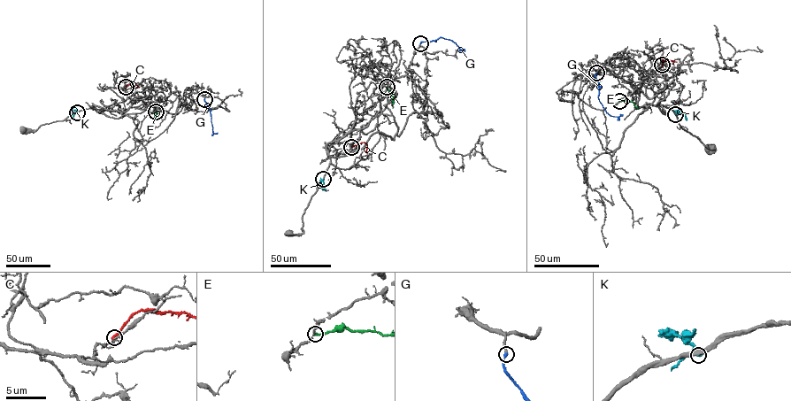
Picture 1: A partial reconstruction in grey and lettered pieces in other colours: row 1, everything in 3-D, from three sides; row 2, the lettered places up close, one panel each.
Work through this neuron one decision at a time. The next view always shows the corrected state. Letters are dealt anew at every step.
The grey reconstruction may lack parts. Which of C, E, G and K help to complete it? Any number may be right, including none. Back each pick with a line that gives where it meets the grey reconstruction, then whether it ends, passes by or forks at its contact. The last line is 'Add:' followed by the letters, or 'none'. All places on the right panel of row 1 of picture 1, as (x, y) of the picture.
G: (596, 73) | it ends
Add: G

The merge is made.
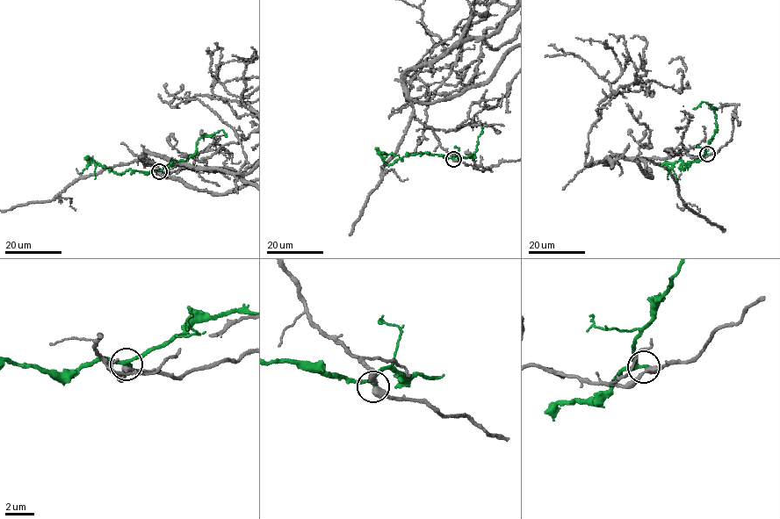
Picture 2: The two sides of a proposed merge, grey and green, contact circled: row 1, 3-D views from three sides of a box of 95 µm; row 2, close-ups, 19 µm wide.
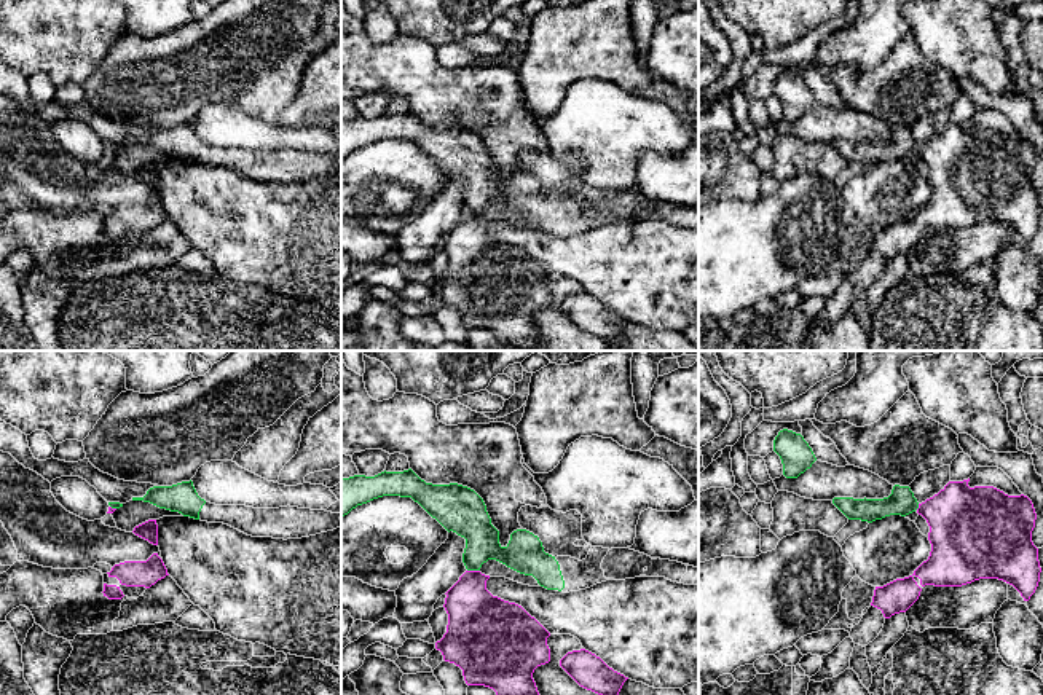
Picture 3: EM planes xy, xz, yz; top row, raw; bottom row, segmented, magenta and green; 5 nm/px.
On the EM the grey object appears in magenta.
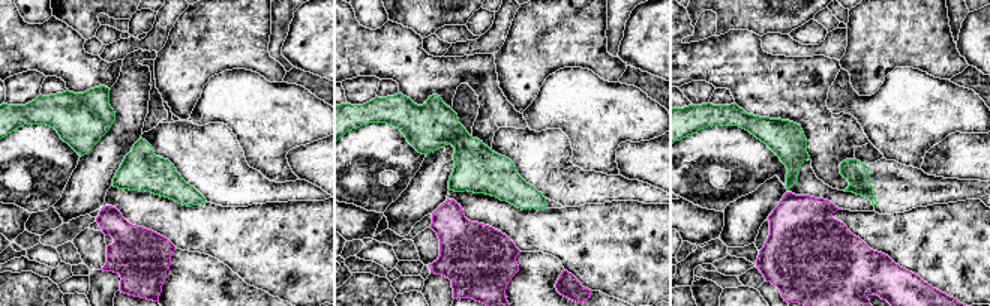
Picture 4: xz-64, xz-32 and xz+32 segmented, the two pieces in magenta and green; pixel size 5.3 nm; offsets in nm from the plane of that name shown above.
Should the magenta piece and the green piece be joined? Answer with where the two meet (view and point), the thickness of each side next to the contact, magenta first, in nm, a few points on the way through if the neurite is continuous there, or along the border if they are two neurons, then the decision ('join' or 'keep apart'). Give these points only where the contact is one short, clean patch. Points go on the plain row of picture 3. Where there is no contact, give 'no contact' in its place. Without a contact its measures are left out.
meets magenta in xz at (474, 214); 300 nm thick on the magenta side, 180 nm on the other; border along xz (468, 212), (479, 214); keep apart

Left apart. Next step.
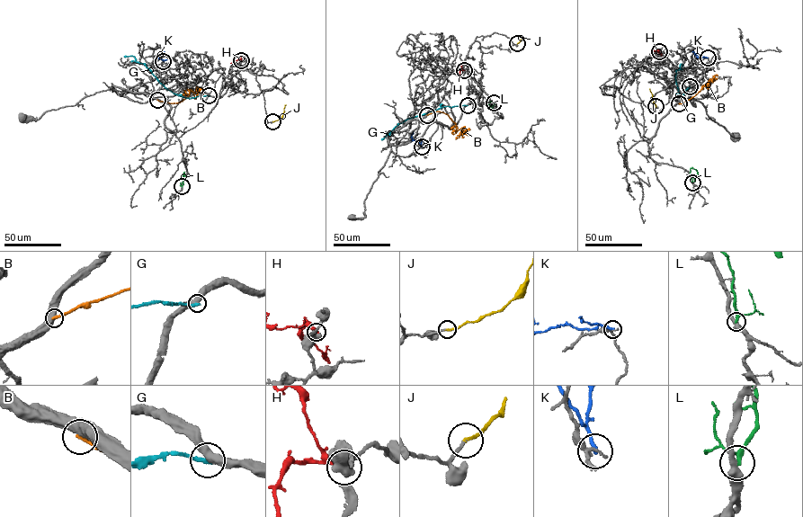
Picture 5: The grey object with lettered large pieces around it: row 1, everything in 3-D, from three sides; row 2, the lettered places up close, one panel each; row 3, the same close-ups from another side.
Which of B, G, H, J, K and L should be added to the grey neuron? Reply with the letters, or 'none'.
J

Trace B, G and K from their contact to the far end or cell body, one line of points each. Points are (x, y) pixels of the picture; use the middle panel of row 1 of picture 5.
B: (427, 115), (437, 111), (447, 114), (455, 122), (456, 133), (465, 126), (455, 139)
G: (468, 105), (441, 107), (411, 118), (381, 139)
K: (422, 147), (412, 138), (413, 132)

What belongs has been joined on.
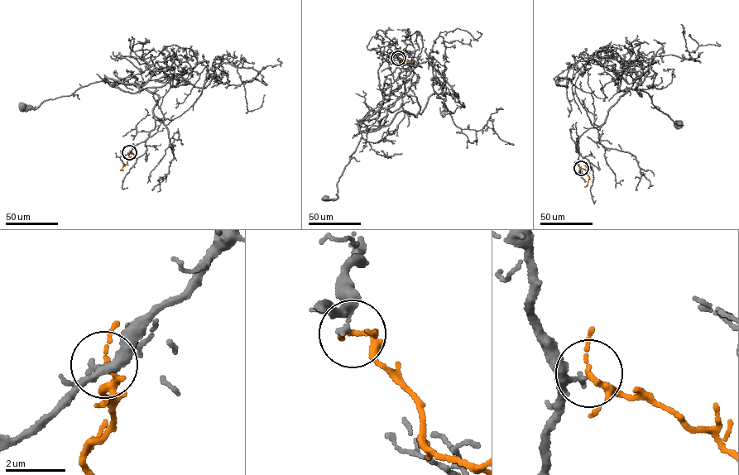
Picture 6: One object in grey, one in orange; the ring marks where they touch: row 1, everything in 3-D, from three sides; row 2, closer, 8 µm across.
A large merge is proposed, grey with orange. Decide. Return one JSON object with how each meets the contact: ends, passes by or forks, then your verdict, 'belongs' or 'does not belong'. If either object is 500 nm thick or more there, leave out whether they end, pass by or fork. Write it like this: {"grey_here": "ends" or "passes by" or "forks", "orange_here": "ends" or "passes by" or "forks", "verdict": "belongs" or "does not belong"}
{"grey_here": "passes by", "orange_here": "forks", "verdict": "belongs"}

